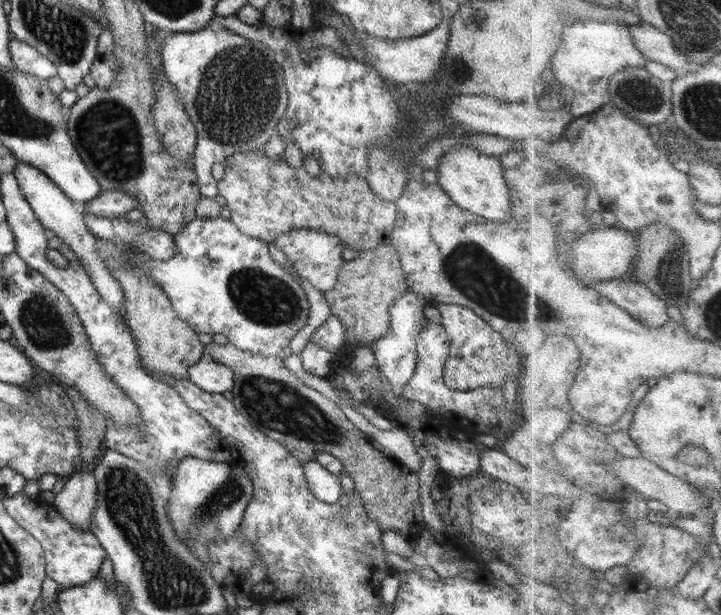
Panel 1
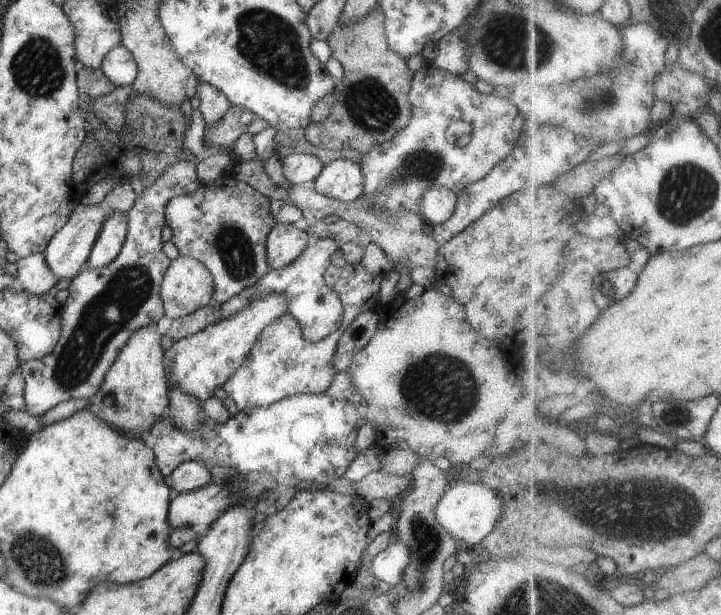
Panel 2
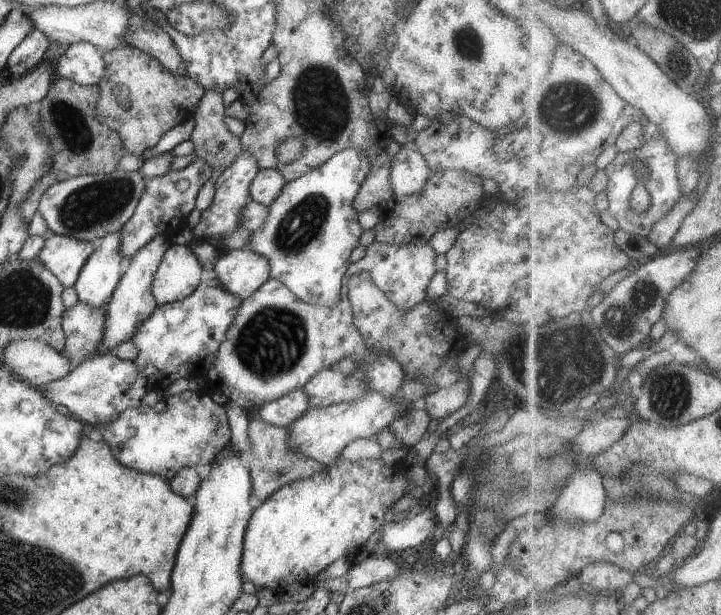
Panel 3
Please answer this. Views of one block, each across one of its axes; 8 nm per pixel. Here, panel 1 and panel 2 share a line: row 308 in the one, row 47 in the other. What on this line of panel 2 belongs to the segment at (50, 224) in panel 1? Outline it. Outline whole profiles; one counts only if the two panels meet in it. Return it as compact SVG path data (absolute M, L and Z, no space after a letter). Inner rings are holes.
M122 44L108 51L100 70L117 87L130 86L137 77L137 64Z

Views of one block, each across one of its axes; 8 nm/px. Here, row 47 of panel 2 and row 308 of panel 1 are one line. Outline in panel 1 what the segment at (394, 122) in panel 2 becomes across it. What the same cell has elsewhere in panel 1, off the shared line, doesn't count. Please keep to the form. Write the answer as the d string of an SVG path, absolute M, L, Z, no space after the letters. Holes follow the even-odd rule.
M380 244L368 251L359 251L352 260L344 260L336 285L324 293L332 315L344 322L344 340L354 347L371 344L390 330L390 306L408 289L401 255L394 245Z

